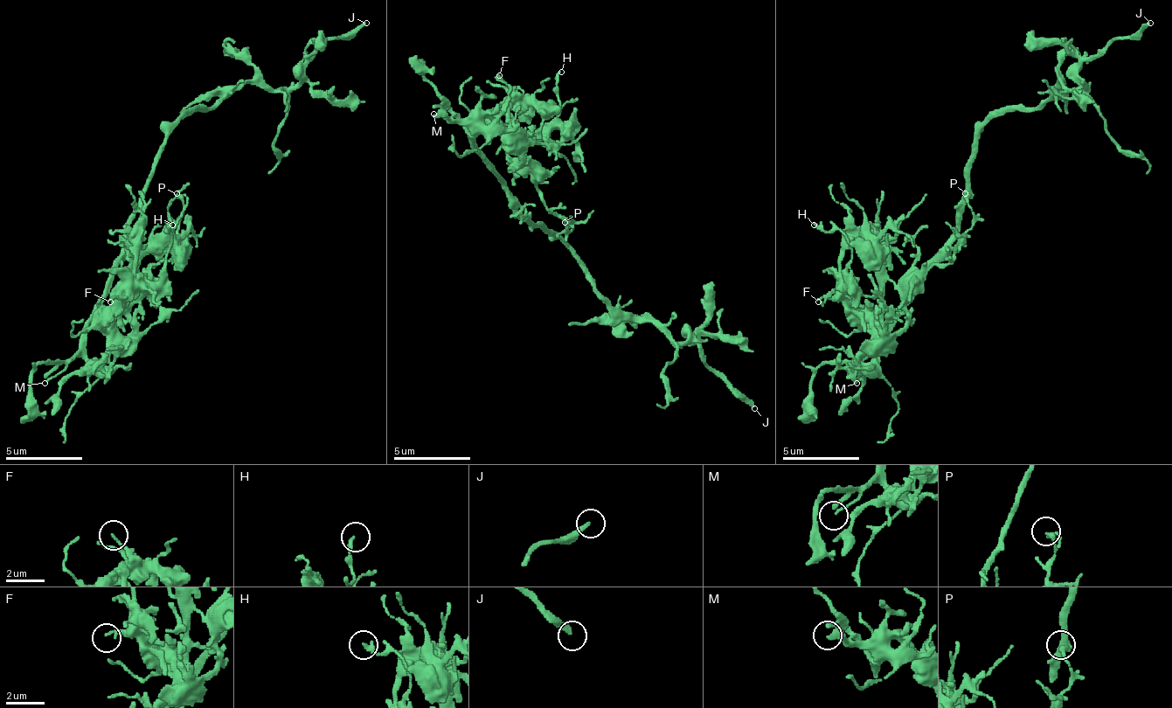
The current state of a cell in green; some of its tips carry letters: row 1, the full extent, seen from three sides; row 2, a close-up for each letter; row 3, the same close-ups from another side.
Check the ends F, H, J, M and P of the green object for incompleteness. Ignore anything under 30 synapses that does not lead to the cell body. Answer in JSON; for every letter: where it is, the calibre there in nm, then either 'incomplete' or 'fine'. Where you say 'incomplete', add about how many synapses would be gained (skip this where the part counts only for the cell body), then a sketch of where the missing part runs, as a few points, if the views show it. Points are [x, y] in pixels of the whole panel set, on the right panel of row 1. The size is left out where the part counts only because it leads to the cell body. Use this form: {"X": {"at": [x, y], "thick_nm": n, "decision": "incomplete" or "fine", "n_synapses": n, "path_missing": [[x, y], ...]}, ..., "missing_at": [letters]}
{"F": {"at": [818, 301], "thick_nm": 110, "decision": "fine"}, "H": {"at": [814, 225], "thick_nm": 190, "decision": "fine"}, "J": {"at": [1150, 23], "thick_nm": 240, "decision": "incomplete", "n_synapses": 30}, "M": {"at": [856, 383], "thick_nm": 80, "decision": "incomplete"}, "P": {"at": [965, 193], "thick_nm": 180, "decision": "fine"}, "missing_at": ["J", "M"]}

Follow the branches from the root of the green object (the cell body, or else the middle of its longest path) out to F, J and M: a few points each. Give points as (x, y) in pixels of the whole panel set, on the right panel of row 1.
F: (957, 228), (868, 364), (860, 360), (872, 336), (837, 301), (818, 301)
J: (957, 228), (976, 135), (995, 116), (1030, 112), (1062, 85), (1081, 89), (1077, 70), (1085, 62), (1150, 23)
M: (957, 228), (953, 244), (922, 274), (922, 282), (907, 309), (856, 367), (860, 371), (856, 383)

